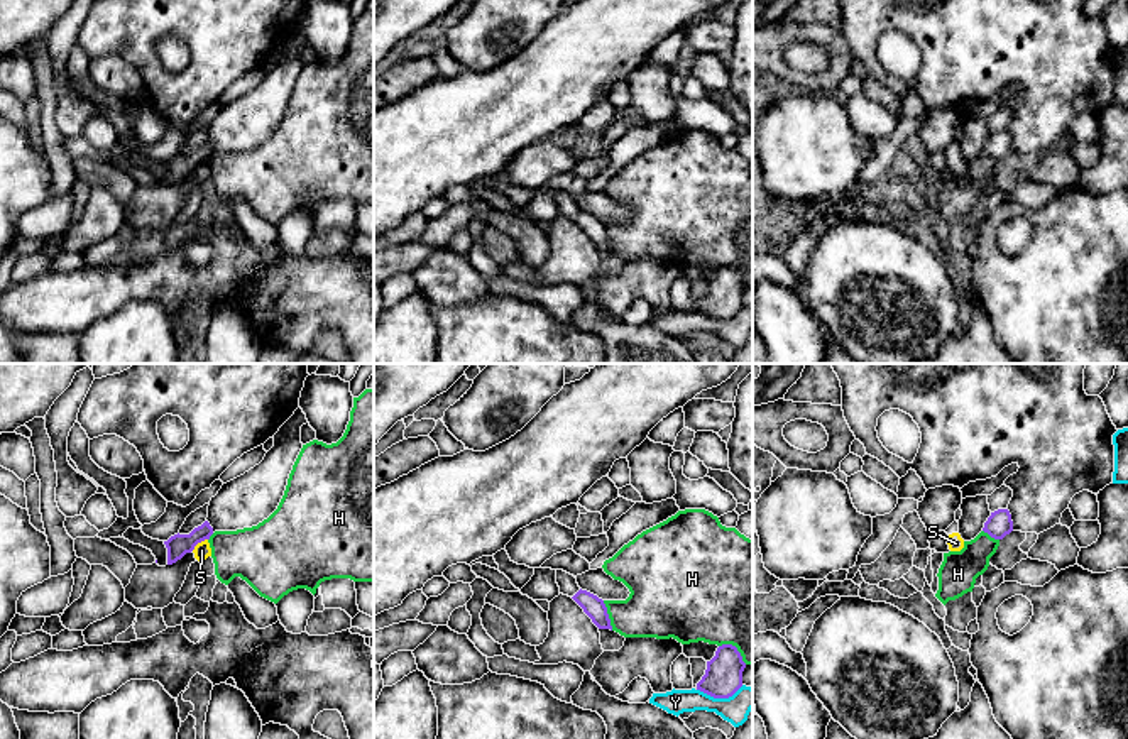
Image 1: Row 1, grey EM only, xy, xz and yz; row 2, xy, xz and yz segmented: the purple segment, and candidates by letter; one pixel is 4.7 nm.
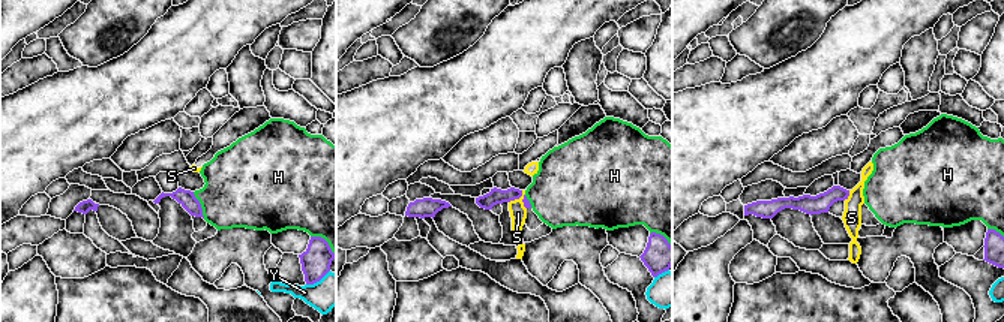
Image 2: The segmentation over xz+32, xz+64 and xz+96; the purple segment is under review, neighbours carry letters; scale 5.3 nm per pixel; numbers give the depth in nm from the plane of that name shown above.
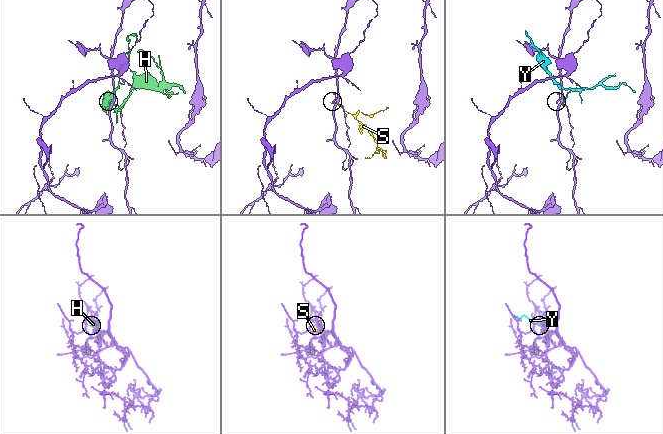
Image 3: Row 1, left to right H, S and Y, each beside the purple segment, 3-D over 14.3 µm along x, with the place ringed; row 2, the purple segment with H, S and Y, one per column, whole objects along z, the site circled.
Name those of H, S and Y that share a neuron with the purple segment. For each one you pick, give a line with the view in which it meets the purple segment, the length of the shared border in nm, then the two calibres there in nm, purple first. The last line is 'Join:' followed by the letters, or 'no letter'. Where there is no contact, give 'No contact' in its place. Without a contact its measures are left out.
Join: no letter

